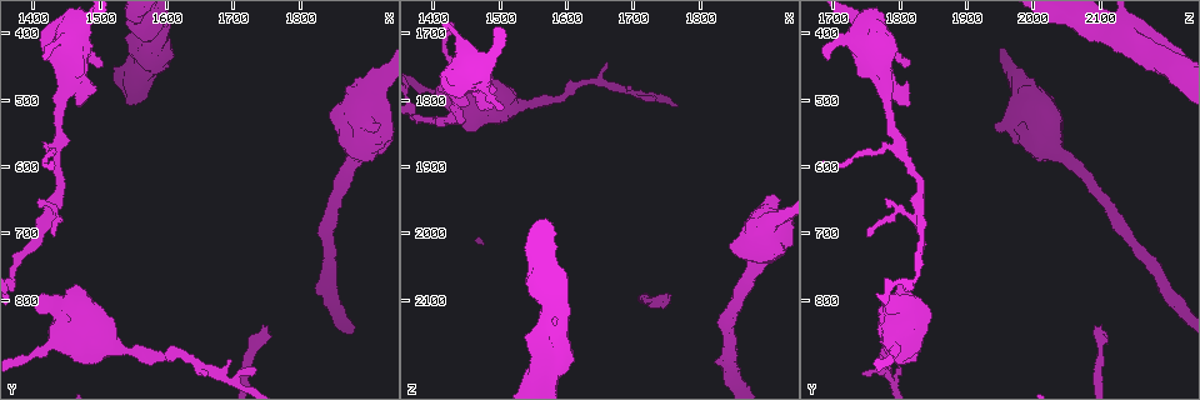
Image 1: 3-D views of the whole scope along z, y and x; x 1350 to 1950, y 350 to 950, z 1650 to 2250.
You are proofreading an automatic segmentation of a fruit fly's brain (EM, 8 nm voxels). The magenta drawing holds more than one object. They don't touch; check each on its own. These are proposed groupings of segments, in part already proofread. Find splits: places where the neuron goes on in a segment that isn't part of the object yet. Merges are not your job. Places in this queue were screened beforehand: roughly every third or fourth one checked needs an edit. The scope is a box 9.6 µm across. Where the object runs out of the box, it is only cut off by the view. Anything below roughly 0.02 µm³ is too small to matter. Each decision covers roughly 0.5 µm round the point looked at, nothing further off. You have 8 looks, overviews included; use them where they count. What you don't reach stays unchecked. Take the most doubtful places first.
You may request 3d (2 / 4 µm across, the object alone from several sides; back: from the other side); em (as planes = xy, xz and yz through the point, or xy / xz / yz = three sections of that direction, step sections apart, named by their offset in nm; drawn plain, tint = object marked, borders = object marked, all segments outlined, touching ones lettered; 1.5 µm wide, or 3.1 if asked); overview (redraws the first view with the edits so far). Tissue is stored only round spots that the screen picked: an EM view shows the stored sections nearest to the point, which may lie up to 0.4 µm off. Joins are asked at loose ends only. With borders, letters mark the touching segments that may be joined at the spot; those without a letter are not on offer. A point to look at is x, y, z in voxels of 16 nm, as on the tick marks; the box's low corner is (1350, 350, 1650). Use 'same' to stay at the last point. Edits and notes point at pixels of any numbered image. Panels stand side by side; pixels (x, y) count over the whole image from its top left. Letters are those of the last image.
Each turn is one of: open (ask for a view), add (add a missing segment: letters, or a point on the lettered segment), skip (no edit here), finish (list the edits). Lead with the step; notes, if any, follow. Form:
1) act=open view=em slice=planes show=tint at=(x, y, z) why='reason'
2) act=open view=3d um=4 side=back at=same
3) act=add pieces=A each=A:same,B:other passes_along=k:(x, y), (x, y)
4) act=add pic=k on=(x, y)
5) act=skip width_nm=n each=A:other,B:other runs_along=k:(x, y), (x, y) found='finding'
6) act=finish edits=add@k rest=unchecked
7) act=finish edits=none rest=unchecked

act=open view=3d um=4 at=(1410, 645, 1775) why='tapers out'

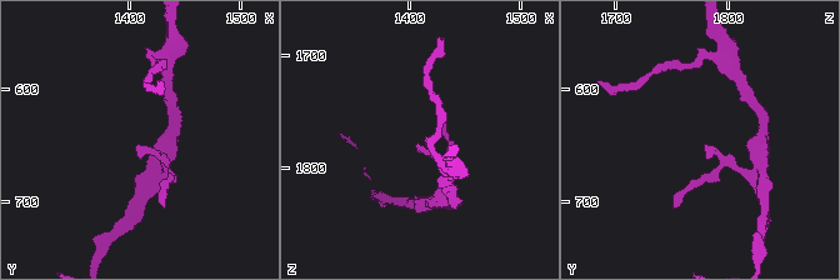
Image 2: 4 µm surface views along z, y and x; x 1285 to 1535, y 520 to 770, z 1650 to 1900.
act=open view=em slice=xz step=8 show=borders at=(1408, 650, 1776)

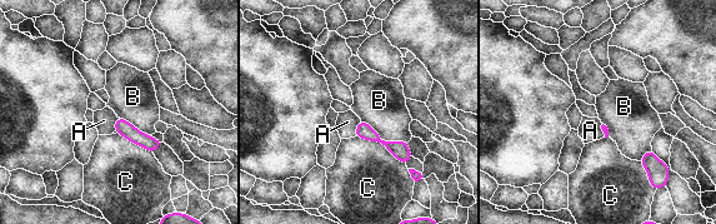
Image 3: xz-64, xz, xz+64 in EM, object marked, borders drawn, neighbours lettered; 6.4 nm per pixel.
act=skip longest_contact=C:380nm each=A:other,B:other,C:other found='no lettered segment goes on from it'

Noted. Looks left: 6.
act=open view=3d um=2 at=(1735, 905, 1800) why='branch stops here'

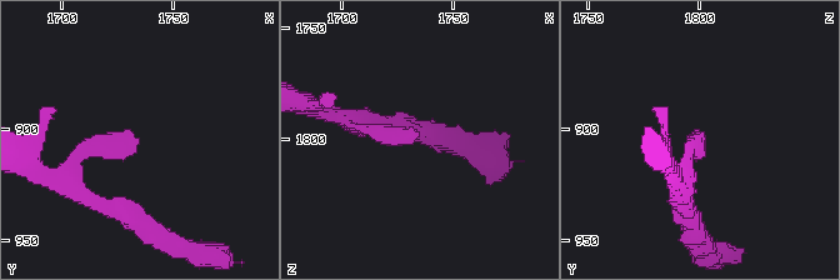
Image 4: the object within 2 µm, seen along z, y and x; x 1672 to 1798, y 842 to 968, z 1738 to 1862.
act=open view=em slice=planes show=borders at=(1733, 903, 1795)

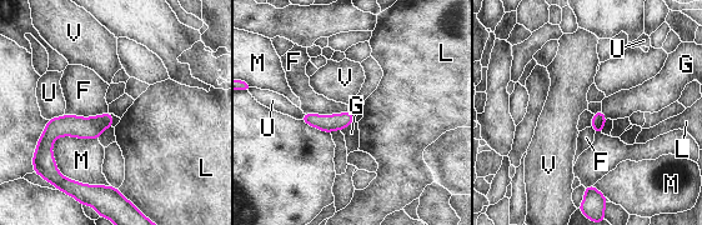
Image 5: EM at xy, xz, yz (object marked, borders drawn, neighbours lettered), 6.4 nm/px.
act=skip each=F:other,G:other,L:other,M:other,U:other,V:other border=5:(108, 110), (93, 116), (64, 115) found='none of them fits'

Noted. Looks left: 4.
act=open view=em slice=planes show=tint at=(1910, 535, 1940) why='stops while still wide'

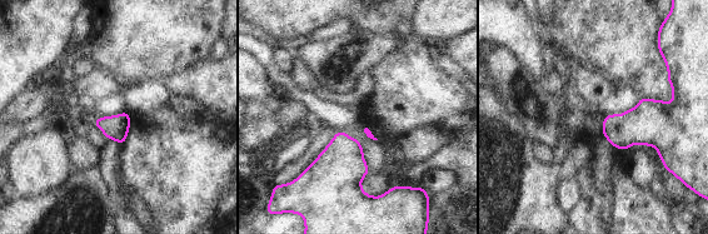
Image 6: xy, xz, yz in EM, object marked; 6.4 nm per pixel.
act=open view=em slice=planes show=borders at=same why='see the neighbours'

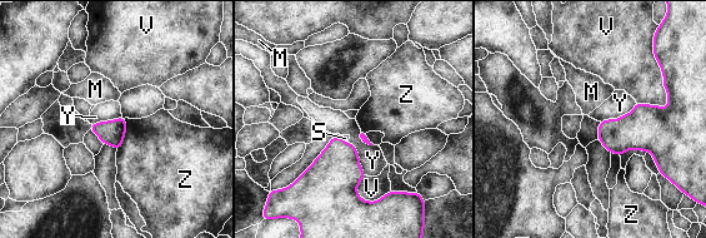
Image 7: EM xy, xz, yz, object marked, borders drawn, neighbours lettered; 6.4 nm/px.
act=skip each=M:other,S:other,V:other,Y:other,Z:other border=7:(636, 103), (629, 113), (600, 122) found='no lettered segment goes on from it'

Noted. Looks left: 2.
act=finish edits=none rest=unchecked

